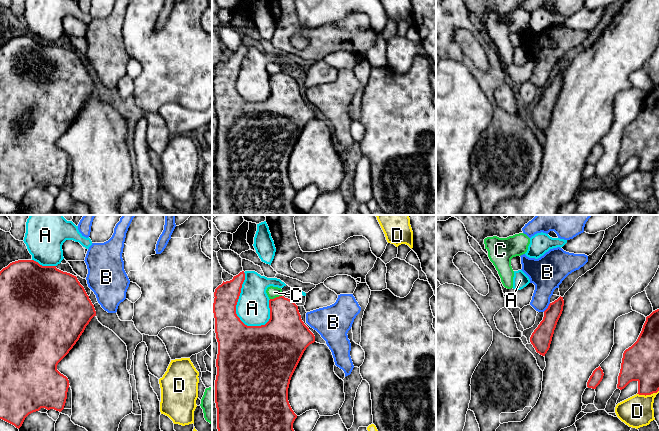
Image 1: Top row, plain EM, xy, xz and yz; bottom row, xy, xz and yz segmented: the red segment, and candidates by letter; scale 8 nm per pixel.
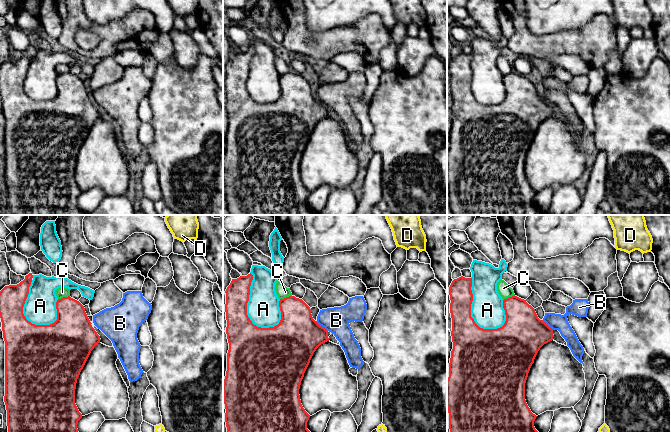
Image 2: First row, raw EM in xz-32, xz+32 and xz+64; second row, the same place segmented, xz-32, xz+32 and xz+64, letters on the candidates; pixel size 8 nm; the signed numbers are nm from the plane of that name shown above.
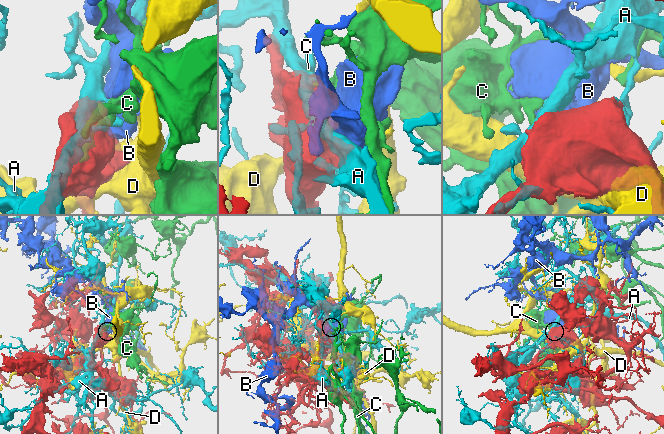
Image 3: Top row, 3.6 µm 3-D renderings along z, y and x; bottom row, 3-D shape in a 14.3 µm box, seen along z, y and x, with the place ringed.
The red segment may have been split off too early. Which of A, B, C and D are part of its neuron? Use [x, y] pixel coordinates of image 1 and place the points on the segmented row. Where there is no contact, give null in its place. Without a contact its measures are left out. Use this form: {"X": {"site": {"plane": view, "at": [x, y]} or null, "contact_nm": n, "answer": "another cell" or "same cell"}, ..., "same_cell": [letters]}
{"A": {"site": {"plane": "xz", "at": [235, 308]}, "contact_nm": 460, "answer": "another cell"}, "B": {"site": {"plane": "yz", "at": [548, 307]}, "contact_nm": 90, "answer": "same cell"}, "C": {"site": {"plane": "xz", "at": [275, 298]}, "contact_nm": 100, "answer": "another cell"}, "D": {"site": {"plane": "yz", "at": [647, 394]}, "contact_nm": 180, "answer": "another cell"}, "same_cell": ["B"]}

